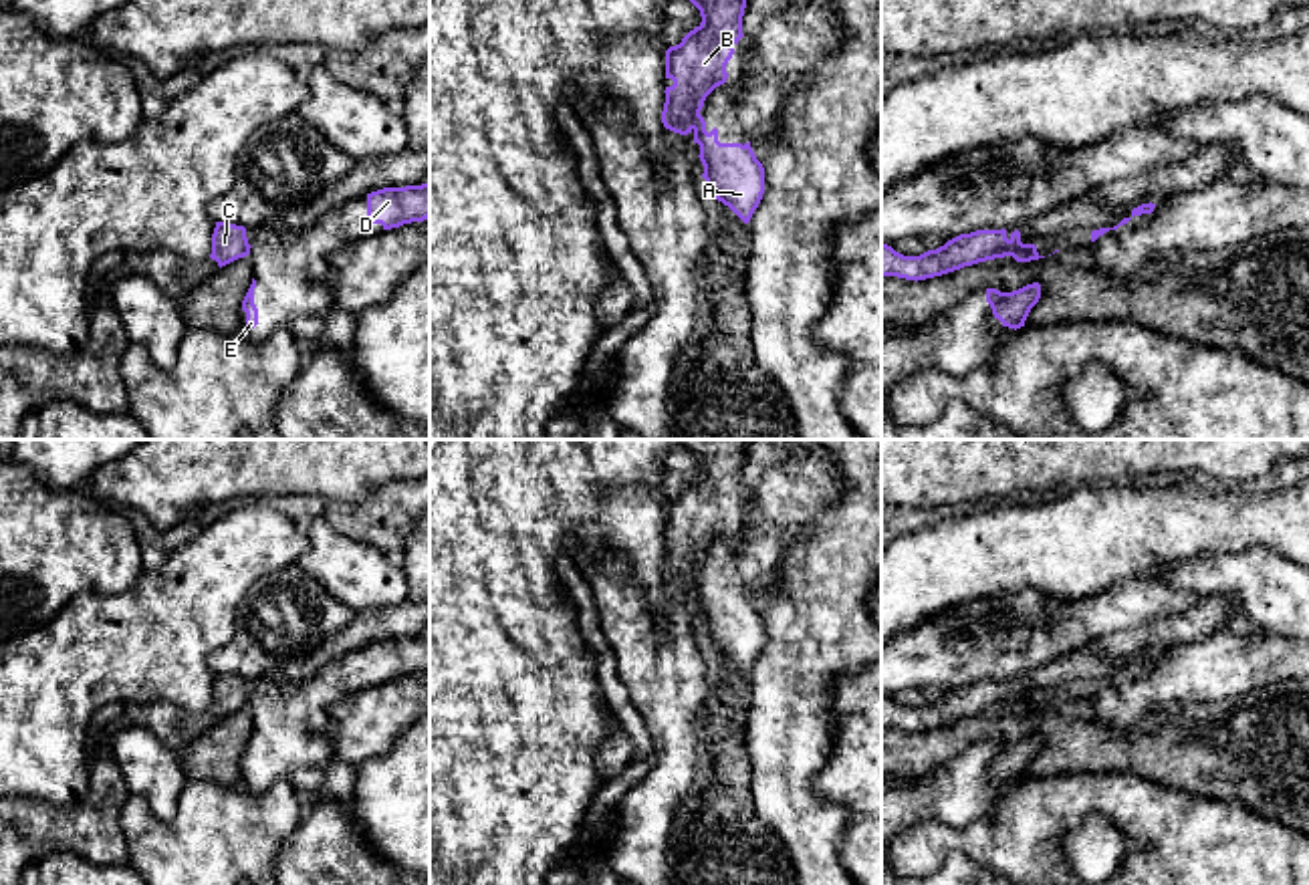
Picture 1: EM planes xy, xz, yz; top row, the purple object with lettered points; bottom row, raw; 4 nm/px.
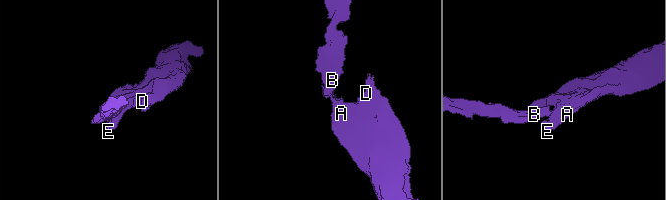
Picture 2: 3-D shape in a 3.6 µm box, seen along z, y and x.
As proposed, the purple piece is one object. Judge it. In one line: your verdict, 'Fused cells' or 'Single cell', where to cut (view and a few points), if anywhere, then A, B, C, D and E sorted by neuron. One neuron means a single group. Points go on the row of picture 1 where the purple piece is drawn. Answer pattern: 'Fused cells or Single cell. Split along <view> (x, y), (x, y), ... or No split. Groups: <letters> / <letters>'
Fused cells. Split along xz (700, 115), (694, 130). Groups: A D E / B C

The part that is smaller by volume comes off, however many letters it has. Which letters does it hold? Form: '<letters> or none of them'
B, C

